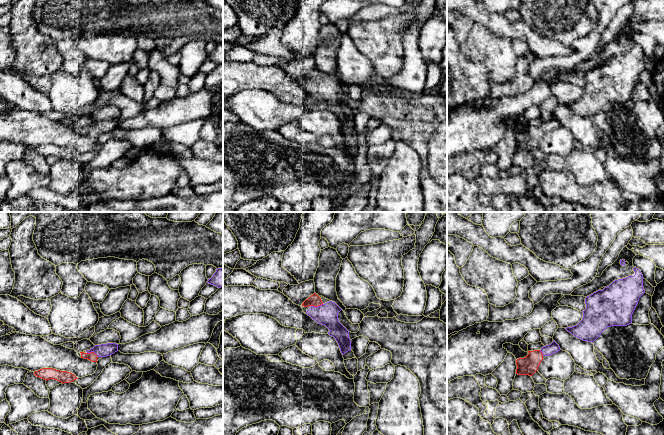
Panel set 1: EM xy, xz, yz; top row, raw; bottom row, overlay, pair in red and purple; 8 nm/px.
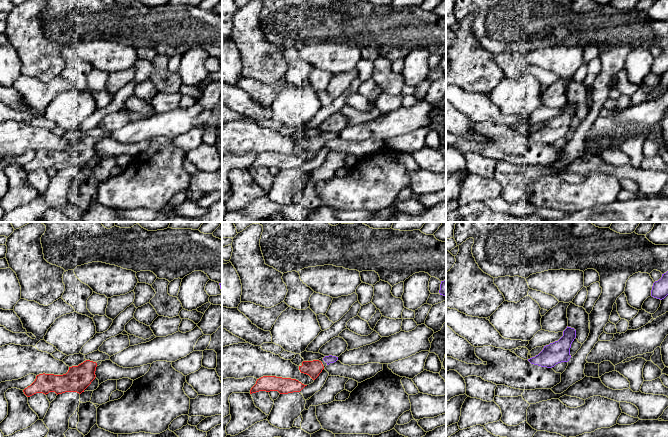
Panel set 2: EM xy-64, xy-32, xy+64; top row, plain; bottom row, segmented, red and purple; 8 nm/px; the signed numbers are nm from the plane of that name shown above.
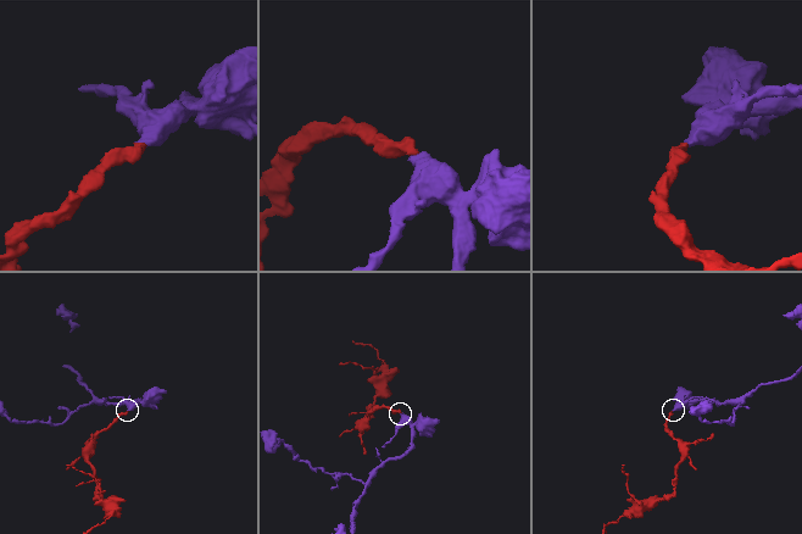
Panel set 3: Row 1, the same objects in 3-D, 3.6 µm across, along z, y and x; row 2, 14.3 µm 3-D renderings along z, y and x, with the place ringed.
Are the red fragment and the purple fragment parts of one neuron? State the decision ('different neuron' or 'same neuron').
same neuron

